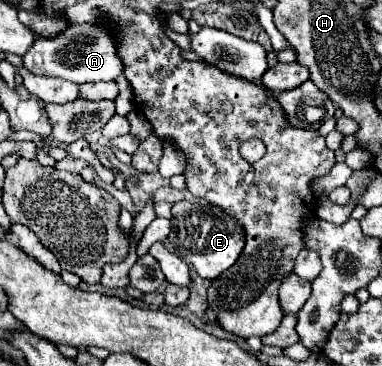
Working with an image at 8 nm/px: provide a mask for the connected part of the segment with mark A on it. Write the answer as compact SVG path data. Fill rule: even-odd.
M100 18L96 22L70 24L64 34L54 38L36 36L32 50L24 56L24 66L38 76L60 76L78 84L86 82L110 82L116 80L124 72L124 62L118 54L116 36L112 32L112 24L108 18Z

